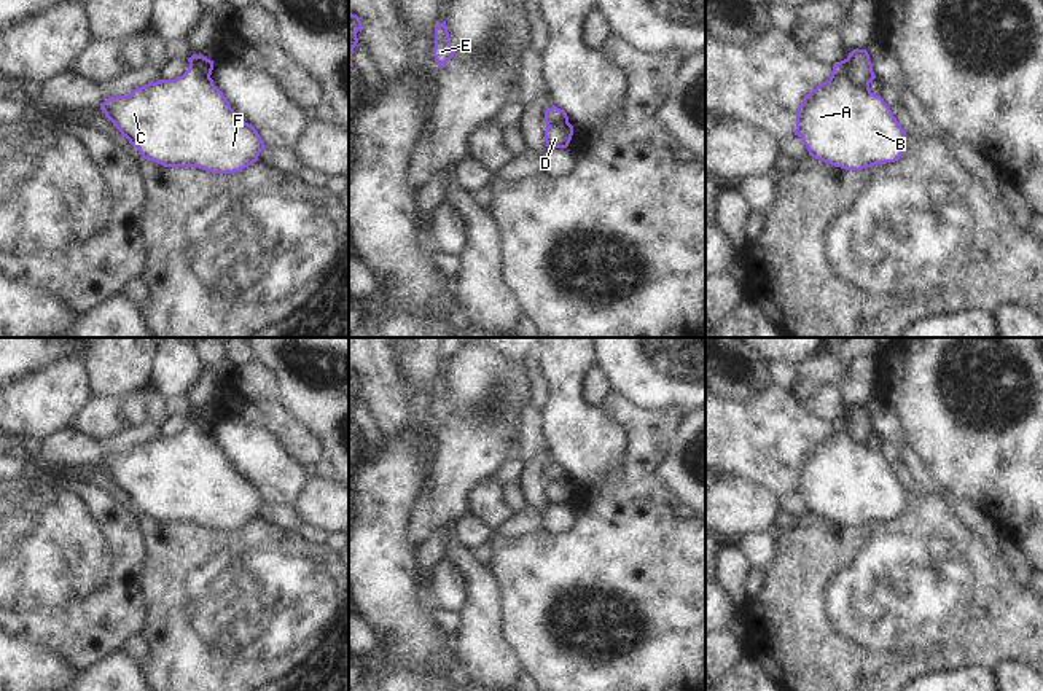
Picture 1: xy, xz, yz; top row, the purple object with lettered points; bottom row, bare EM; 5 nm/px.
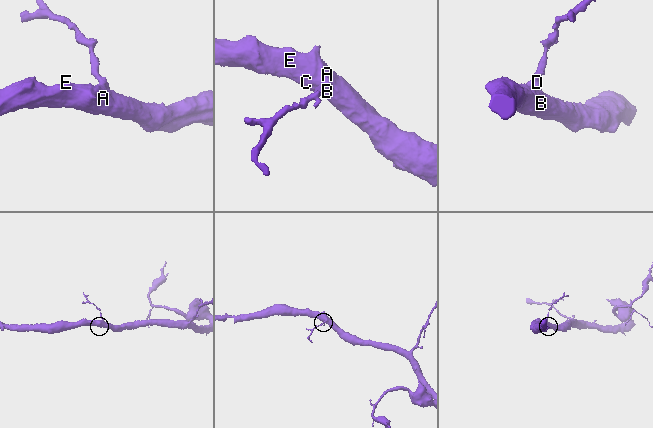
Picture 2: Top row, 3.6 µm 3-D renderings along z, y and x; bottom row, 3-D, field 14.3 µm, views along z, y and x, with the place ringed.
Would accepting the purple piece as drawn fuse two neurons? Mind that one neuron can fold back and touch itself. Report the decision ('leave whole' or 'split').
split

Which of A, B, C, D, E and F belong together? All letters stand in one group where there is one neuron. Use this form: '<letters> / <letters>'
A B C E F / D

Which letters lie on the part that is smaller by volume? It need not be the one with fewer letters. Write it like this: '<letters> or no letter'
D.

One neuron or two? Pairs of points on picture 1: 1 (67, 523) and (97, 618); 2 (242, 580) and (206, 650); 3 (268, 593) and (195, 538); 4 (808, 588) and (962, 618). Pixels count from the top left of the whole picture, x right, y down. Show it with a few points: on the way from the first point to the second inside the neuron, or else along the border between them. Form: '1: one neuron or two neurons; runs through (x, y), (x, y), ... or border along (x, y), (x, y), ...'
1: one neuron; runs through (74, 546), (88, 564), (97, 594)
2: one neuron; runs through (242, 597), (242, 613), (223, 632)
3: one neuron; runs through (250, 591), (212, 556)
4: one neuron; runs through (846, 616), (924, 616)

